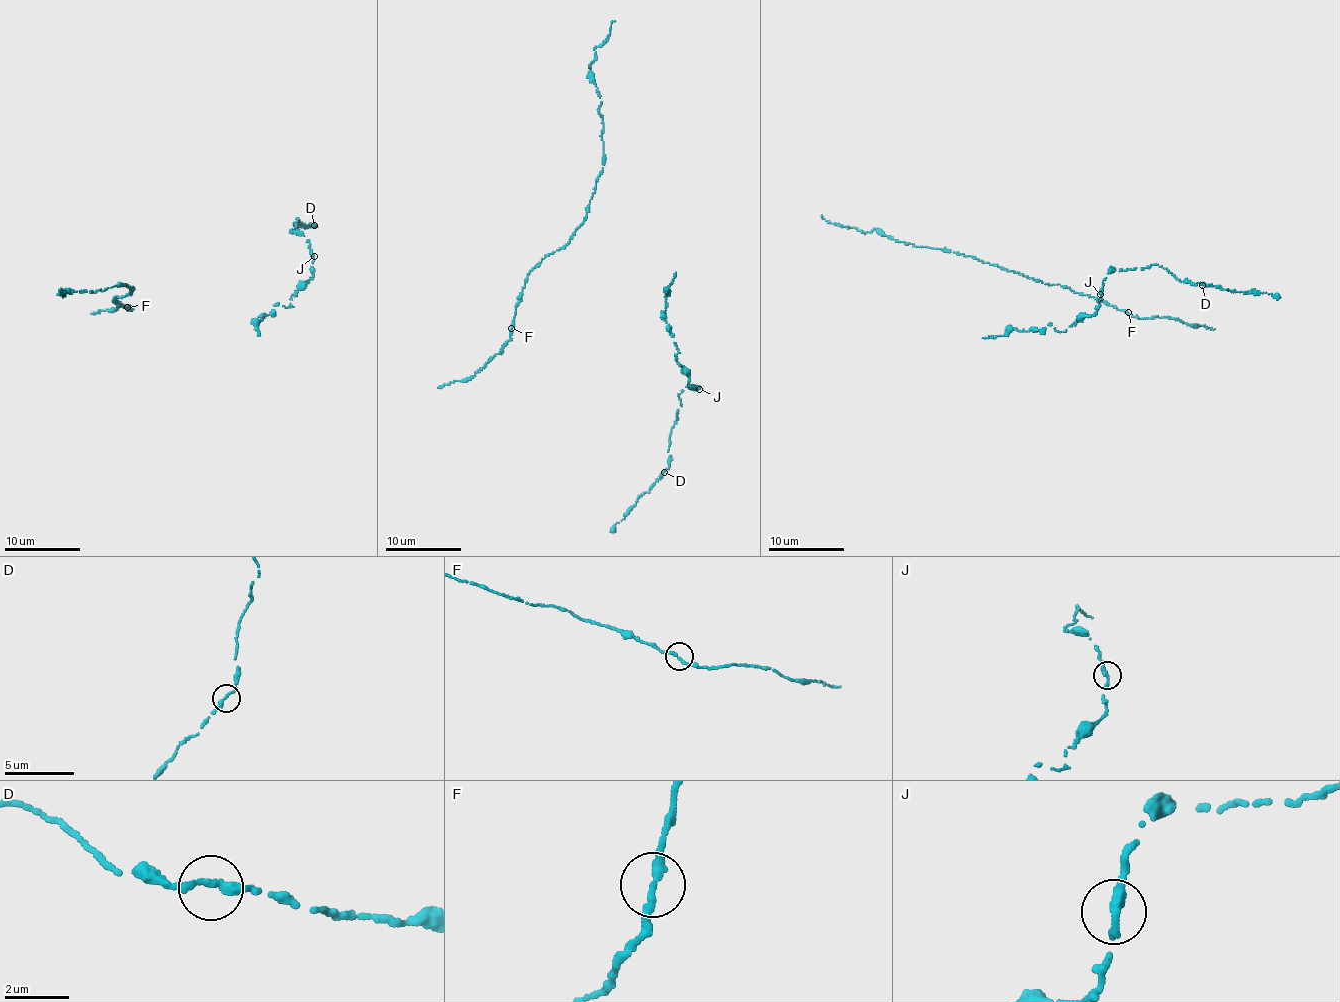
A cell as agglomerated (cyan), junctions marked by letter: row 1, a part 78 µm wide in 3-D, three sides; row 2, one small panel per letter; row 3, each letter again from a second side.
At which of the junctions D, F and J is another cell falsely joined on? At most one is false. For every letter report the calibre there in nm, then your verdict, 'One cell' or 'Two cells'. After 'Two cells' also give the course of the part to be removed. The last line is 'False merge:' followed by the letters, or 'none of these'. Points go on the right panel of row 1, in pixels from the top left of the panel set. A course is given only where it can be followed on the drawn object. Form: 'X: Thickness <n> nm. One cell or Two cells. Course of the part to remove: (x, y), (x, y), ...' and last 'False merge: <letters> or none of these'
D: Thickness 240 nm. One cell
F: Thickness 240 nm. One cell
J: Thickness 260 nm. One cell
False merge: none of these

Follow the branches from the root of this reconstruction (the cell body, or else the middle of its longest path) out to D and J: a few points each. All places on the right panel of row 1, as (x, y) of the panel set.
D: (1021, 331), (1049, 324), (1063, 332), (1092, 315), (1103, 280), (1115, 269), (1156, 265), (1181, 281), (1202, 285)
J: (1021, 331), (1043, 330), (1049, 324), (1063, 332), (1077, 320), (1094, 313), (1101, 294)

